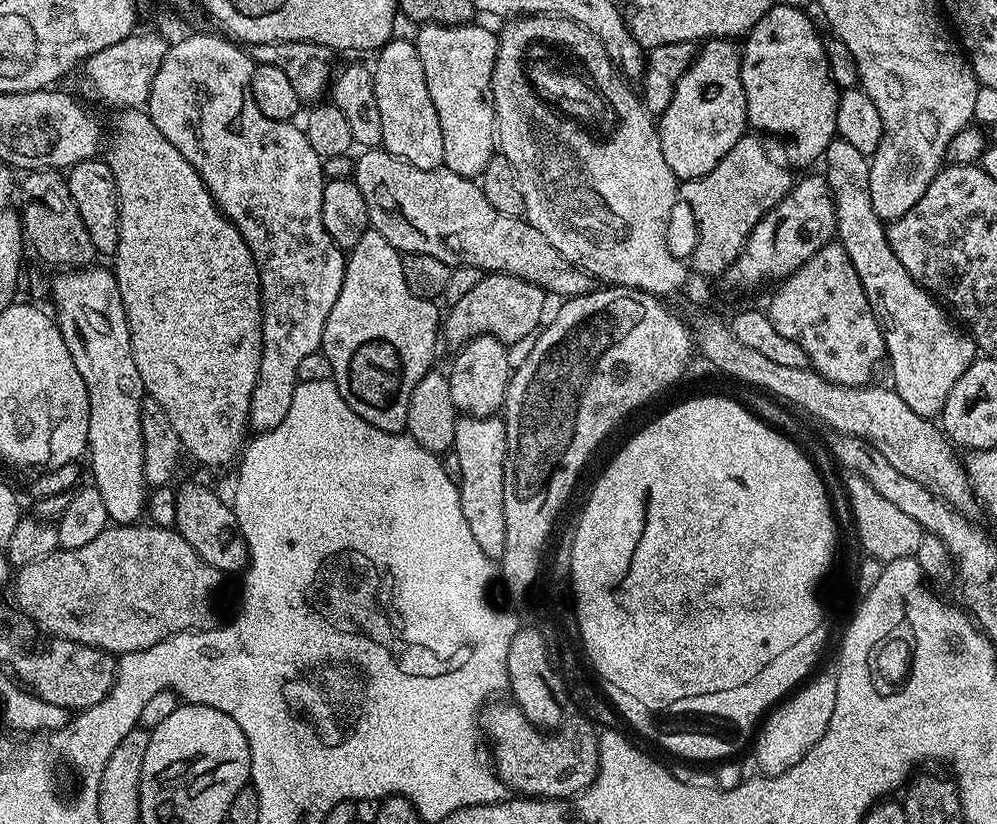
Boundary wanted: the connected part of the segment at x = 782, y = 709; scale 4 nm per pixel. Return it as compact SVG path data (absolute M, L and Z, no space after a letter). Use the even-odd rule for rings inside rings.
M832 674L815 676L801 683L787 699L775 705L763 717L754 736L756 764L763 775L786 774L786 770L790 770L790 766L798 766L798 762L806 758L806 754L822 738L822 734L826 734L830 718L834 714L834 702L838 702L838 682Z

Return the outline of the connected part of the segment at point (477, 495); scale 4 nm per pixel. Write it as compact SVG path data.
M499 415L465 416L456 421L453 449L462 469L459 486L462 515L470 526L478 546L492 561L499 561L506 550L506 506L504 505L504 463L508 457L506 426Z

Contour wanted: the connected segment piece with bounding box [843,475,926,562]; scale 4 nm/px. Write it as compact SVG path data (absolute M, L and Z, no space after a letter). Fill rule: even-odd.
M849 475L843 481L844 490L848 494L849 506L852 508L853 522L860 539L860 548L863 549L871 559L890 561L907 556L915 557L918 546L925 536L924 529L910 518L910 514L902 514L898 506L894 506L887 498L882 498L870 482L861 476Z

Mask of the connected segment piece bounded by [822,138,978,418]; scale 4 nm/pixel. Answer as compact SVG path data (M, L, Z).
M841 138L832 140L824 151L822 172L828 178L836 207L836 236L846 254L850 254L850 262L854 262L854 270L858 270L858 278L862 282L862 290L866 294L870 310L876 314L880 328L884 331L886 364L892 367L891 387L902 398L902 402L906 402L906 406L914 410L914 414L936 418L944 409L950 390L954 390L954 382L958 382L958 378L966 374L972 361L977 359L978 344L967 331L959 332L952 325L951 318L940 309L941 301L933 296L925 285L919 284L892 252L892 247L888 244L885 221L880 220L878 214L874 214L874 206L870 202L869 163L867 155L860 153Z

